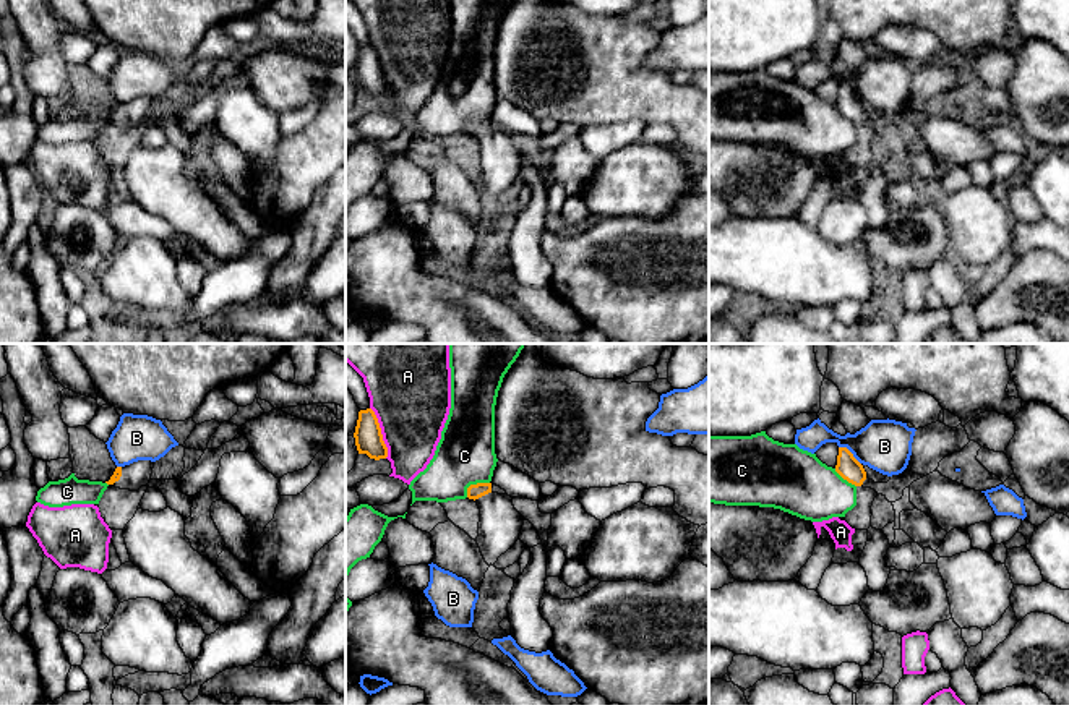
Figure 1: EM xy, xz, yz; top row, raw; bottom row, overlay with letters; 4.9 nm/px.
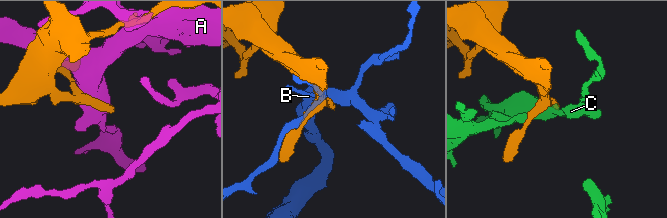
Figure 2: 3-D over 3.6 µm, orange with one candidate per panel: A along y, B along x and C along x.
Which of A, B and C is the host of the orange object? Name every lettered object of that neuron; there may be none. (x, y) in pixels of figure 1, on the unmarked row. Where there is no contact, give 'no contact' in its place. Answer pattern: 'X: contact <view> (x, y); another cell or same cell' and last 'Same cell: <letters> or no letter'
A: contact xz (380, 70); another cell
B: contact yz (850, 89); another cell
C: contact xz (474, 122); another cell
Same cell: no letter

